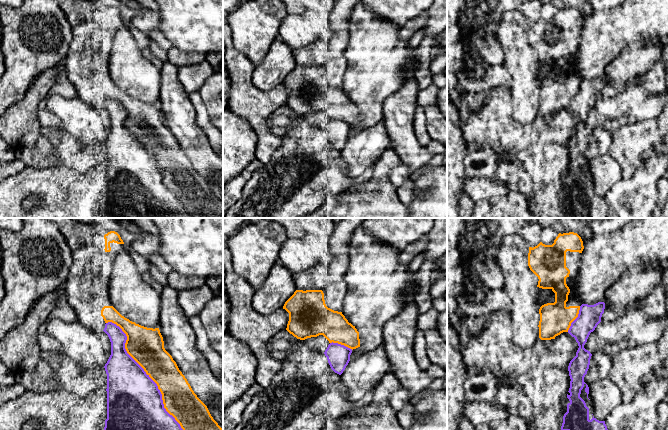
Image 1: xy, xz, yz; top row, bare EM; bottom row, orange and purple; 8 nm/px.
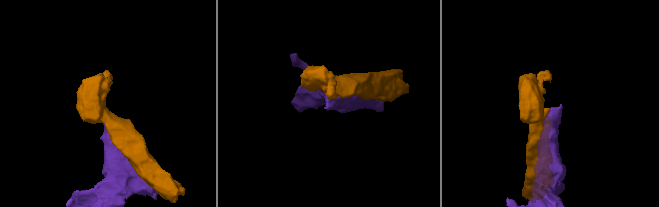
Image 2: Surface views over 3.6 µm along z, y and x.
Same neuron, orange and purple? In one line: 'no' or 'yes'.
no

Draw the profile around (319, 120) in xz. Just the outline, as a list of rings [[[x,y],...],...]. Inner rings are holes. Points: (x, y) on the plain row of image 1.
[[[311,113],[305,115],[309,125],[324,129],[331,145],[341,151],[350,137],[352,125],[338,120],[330,119],[325,113]]]

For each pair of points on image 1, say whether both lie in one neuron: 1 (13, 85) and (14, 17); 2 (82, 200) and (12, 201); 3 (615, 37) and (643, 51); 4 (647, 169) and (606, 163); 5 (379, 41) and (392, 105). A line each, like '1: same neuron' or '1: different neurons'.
1: same neuron
2: same neuron
3: different neurons
4: different neurons
5: different neurons

